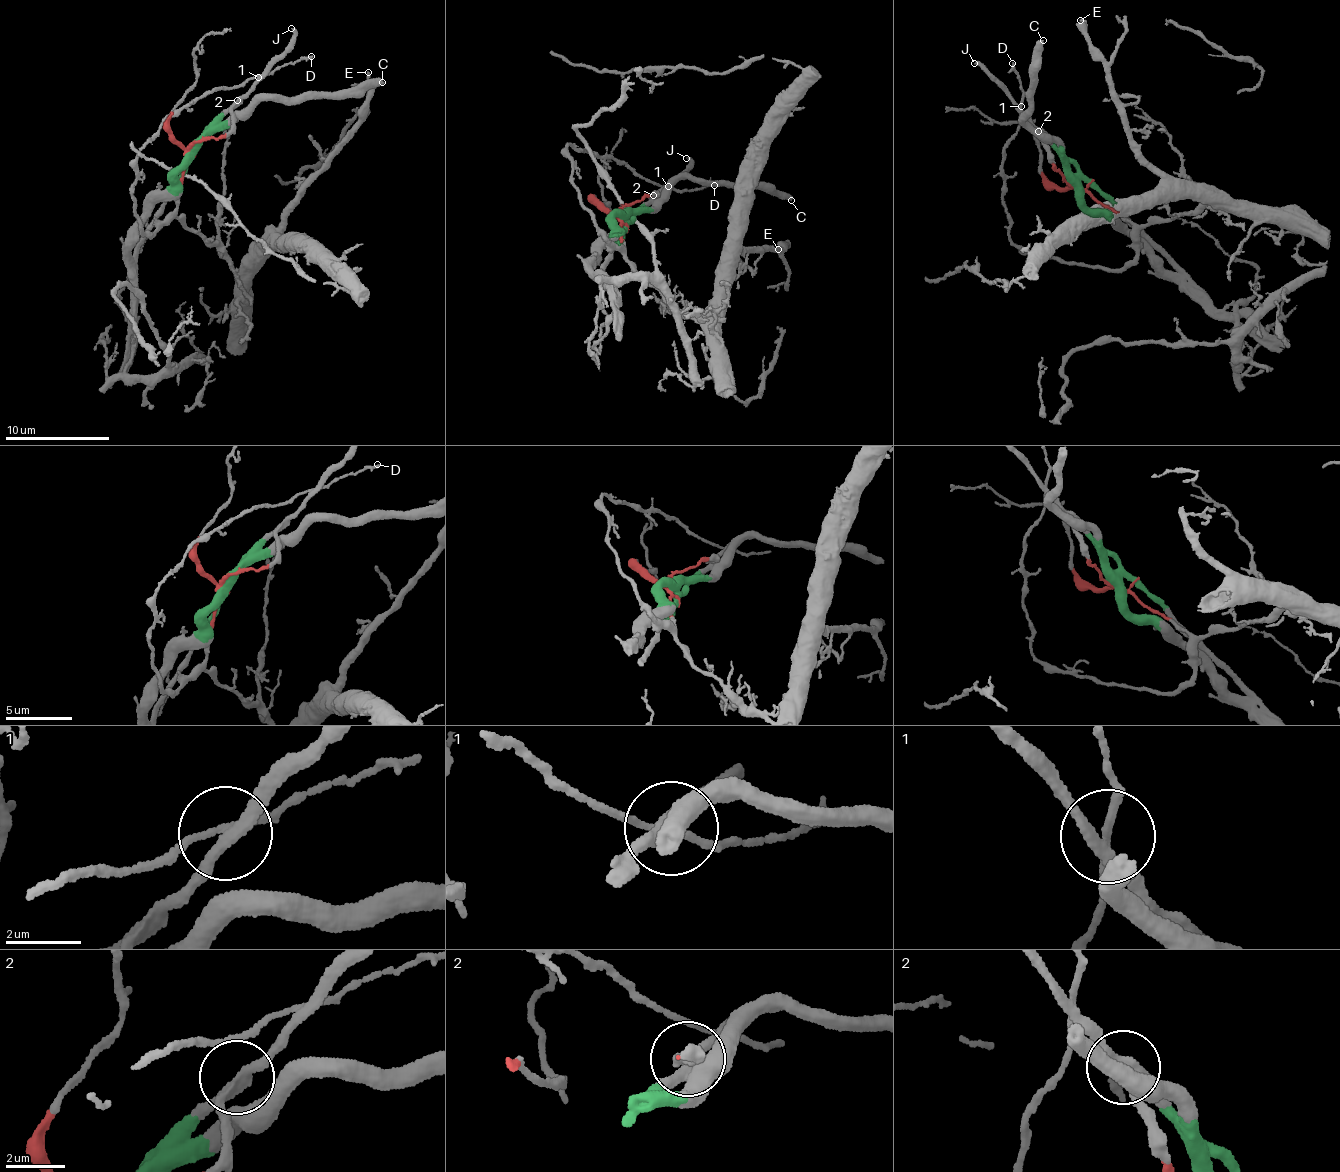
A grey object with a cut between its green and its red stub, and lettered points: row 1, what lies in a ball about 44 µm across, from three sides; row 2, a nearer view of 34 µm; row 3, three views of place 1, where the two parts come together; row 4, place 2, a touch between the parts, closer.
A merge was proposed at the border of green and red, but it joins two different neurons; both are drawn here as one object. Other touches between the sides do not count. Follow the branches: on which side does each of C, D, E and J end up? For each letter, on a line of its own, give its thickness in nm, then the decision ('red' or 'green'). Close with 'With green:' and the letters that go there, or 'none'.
C: calibre 440 nm; green
D: calibre 240 nm; red
E: calibre 190 nm; red
J: calibre 280 nm; green
With green: C, J

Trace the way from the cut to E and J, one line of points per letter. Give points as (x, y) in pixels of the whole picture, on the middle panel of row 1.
E: (619, 216), (623, 259), (677, 309), (702, 315), (716, 274), (731, 258), (785, 246), (778, 250)
J: (620, 215), (649, 201), (657, 189), (687, 169), (691, 161), (687, 157)

